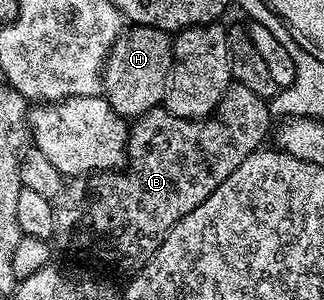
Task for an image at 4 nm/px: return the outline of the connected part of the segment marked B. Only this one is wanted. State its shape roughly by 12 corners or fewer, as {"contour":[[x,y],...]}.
{"contour":[[229,88],[135,117],[123,169],[76,178],[55,247],[142,271],[274,124]]}

